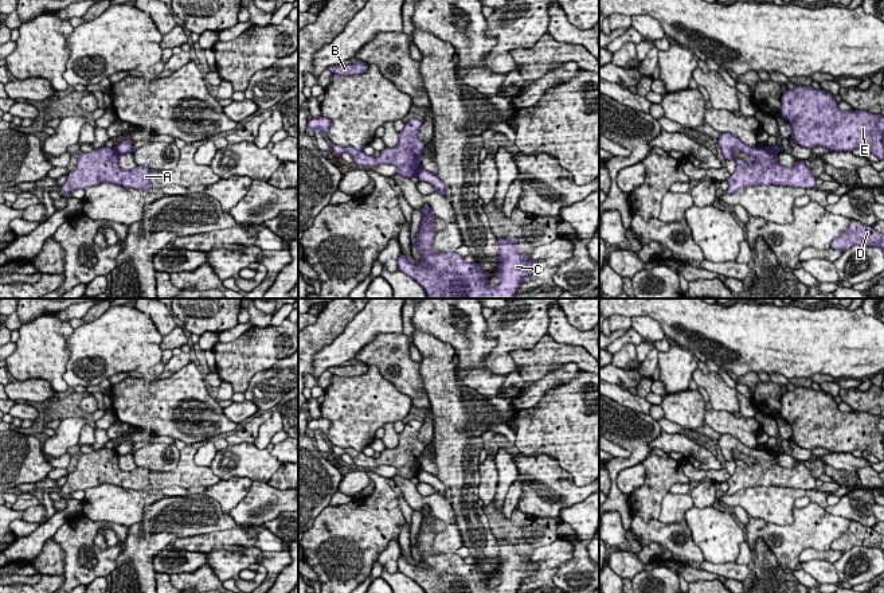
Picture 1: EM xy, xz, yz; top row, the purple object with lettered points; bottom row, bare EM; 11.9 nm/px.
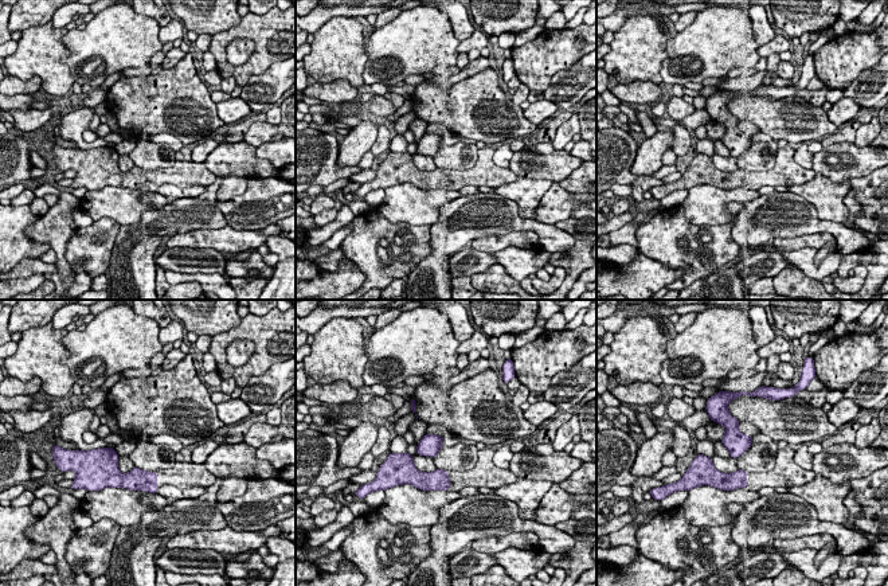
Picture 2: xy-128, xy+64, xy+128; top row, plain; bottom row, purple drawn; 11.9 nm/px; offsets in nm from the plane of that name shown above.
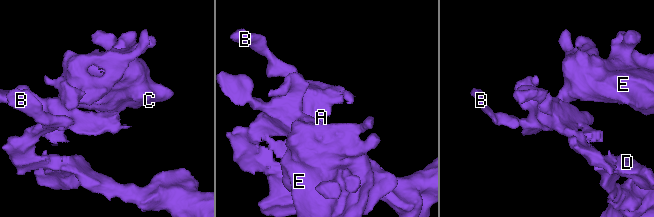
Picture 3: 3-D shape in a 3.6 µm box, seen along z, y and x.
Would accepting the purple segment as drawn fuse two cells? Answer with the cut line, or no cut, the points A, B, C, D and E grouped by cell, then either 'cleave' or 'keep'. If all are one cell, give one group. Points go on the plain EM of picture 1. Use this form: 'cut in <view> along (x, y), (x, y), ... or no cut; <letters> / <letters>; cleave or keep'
cut in xy along (116, 448), (118, 455); A B D / C E; cleave

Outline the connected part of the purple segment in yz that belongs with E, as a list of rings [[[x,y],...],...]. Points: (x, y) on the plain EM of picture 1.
[[[795,387],[782,395],[782,418],[791,425],[789,441],[834,453],[867,450],[884,461],[884,418],[865,411],[844,413],[833,395],[811,387]]]

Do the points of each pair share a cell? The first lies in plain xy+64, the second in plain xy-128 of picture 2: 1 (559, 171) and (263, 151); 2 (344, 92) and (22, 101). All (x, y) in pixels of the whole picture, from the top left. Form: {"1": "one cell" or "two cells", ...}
{"1": "two cells", "2": "two cells"}

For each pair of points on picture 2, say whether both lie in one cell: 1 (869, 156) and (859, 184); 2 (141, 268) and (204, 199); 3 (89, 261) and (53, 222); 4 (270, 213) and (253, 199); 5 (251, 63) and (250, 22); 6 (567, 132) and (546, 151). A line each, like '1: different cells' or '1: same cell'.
1: different cells
2: same cell
3: different cells
4: same cell
5: same cell
6: different cells

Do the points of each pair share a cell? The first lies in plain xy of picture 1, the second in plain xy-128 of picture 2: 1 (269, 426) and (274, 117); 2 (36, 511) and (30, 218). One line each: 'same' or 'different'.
1: same
2: different

